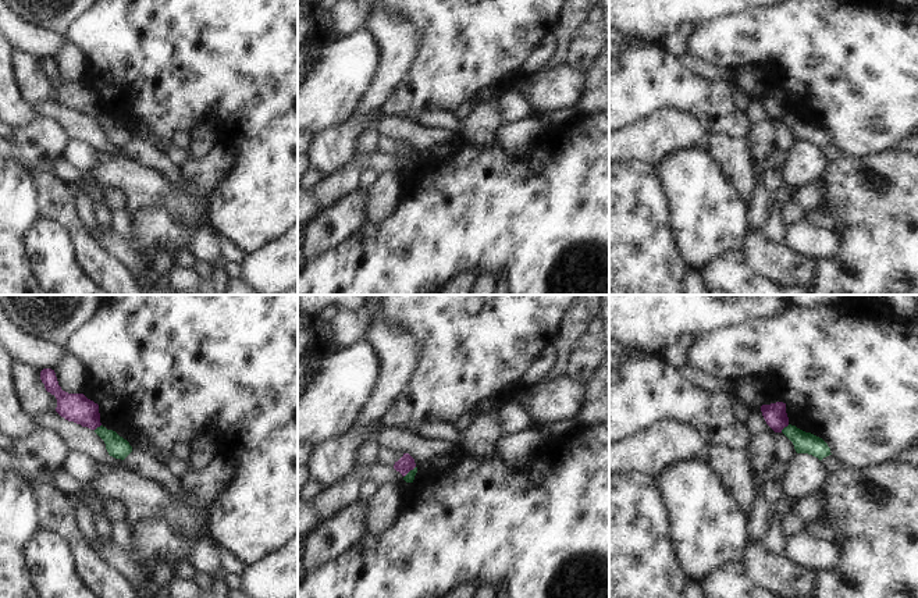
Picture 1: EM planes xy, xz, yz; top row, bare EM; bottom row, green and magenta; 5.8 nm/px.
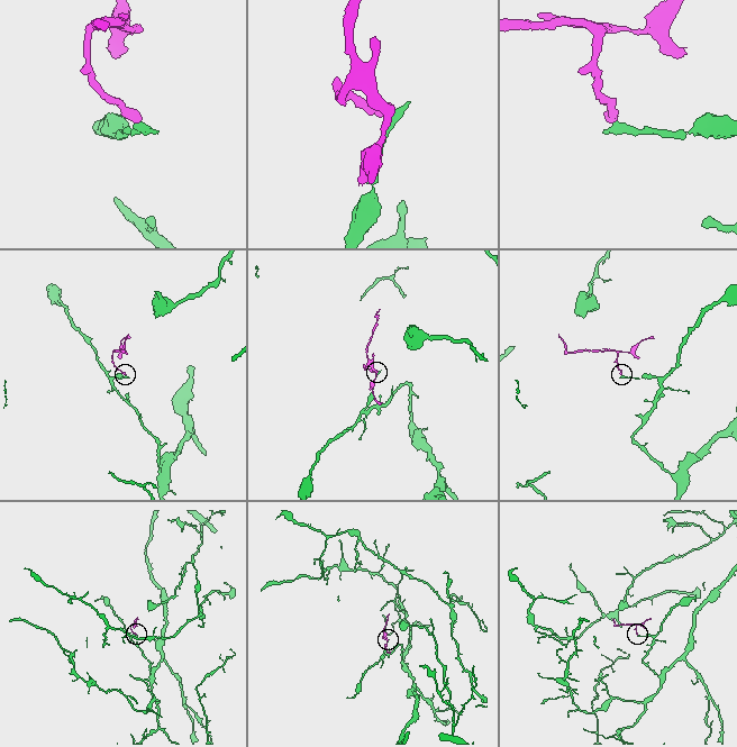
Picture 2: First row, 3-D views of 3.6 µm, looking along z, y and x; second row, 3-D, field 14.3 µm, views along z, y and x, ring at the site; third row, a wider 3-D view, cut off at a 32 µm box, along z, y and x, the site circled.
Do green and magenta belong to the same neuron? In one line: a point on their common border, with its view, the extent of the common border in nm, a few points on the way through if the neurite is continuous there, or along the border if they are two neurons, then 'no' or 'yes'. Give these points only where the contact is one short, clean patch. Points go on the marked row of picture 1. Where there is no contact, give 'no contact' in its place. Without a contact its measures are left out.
xz (409, 472) | 100 nm | along xz (415, 466), (404, 477) | no

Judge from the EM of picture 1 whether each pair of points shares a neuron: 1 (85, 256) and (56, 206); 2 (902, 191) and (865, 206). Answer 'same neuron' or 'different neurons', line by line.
1: same neuron
2: same neuron

